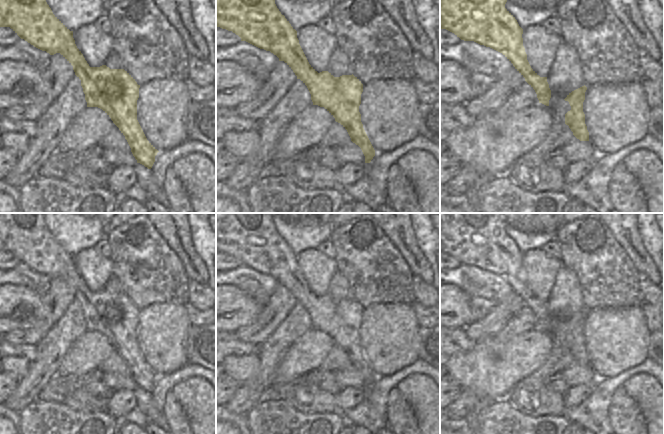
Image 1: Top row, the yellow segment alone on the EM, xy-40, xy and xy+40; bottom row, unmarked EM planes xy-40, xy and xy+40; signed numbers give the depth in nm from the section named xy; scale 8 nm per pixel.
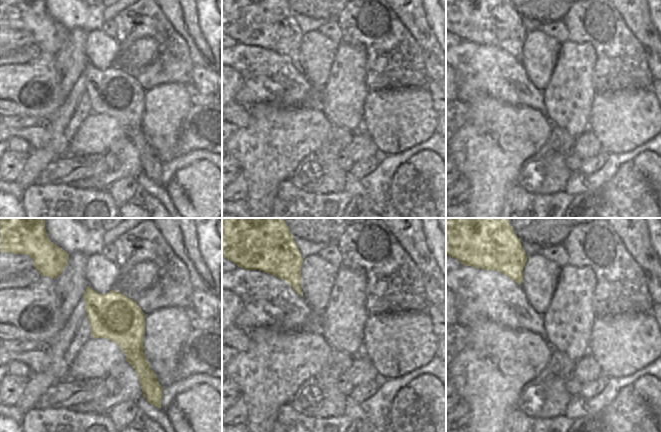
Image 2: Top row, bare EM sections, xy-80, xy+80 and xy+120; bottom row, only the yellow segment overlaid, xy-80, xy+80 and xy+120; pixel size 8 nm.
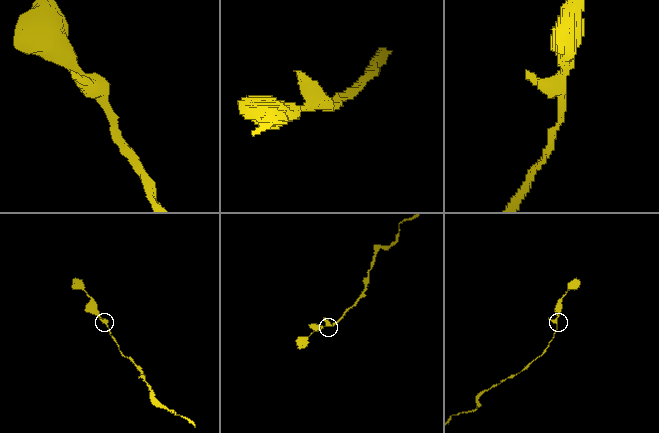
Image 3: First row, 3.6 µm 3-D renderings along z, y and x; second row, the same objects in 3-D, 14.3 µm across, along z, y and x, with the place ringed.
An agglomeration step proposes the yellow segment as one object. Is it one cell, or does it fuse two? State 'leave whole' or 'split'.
leave whole

